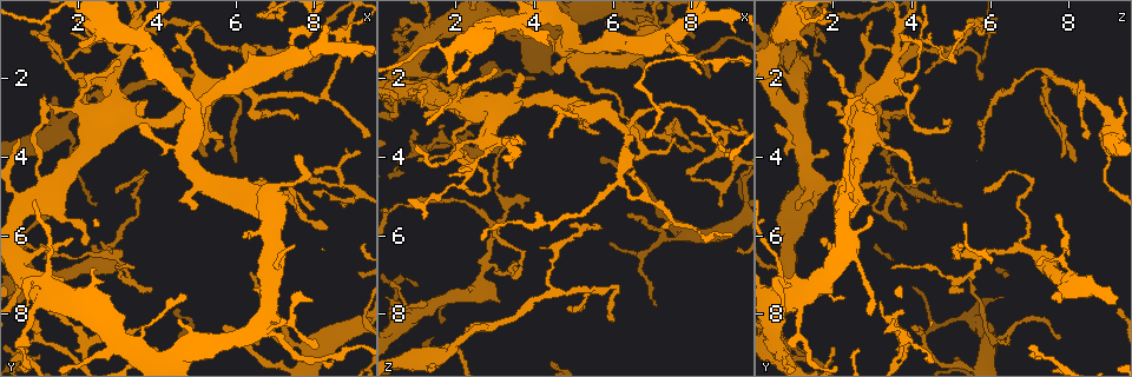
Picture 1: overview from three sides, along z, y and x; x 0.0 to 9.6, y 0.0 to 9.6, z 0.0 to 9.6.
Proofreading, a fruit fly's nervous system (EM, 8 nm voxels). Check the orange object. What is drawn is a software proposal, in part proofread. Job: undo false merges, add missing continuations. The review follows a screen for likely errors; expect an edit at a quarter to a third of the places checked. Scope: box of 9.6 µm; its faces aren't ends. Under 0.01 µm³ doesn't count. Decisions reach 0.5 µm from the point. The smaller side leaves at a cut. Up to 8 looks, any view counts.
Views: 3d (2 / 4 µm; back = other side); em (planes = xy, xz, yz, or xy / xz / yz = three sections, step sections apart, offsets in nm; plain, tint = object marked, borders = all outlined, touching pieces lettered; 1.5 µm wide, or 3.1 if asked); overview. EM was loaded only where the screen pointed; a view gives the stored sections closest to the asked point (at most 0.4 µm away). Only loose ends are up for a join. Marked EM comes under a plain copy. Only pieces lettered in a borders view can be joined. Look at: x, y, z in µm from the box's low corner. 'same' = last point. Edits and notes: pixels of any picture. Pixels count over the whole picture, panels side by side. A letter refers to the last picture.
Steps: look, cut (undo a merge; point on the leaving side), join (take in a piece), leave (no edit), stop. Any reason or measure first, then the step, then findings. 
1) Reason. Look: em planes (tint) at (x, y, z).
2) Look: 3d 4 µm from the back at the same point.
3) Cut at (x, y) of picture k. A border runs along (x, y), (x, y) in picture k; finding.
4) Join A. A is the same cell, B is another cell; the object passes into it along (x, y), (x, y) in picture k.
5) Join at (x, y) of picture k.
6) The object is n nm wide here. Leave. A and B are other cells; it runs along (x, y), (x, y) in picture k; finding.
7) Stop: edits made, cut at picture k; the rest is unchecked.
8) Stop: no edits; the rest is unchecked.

Branch point. Look: em xz step 8 (tint) at (8.10, 8.80, 6.00).

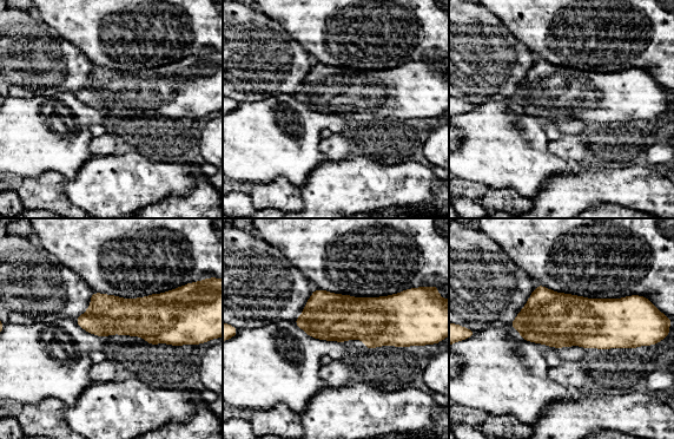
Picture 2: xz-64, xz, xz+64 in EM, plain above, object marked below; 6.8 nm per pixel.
Cut it another way. Look: em planes (borders) at the same point.

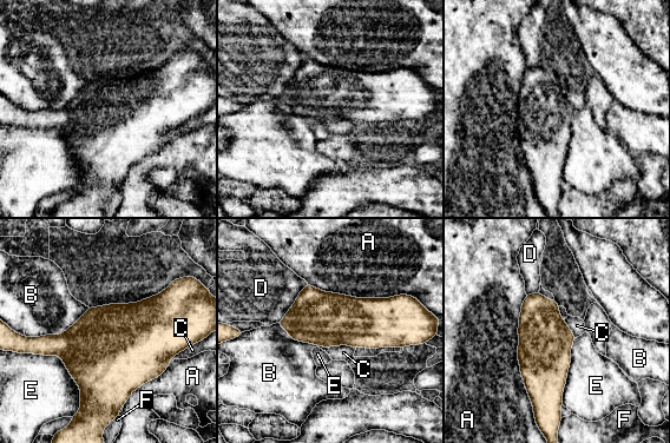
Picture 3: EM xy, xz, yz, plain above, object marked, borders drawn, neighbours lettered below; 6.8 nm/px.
Leave. A, B, C, D, E and F are other cells; one neuron here.

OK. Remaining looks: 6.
A narrow waist. Look: em planes (borders) at (9.00, 4.80, 4.00).

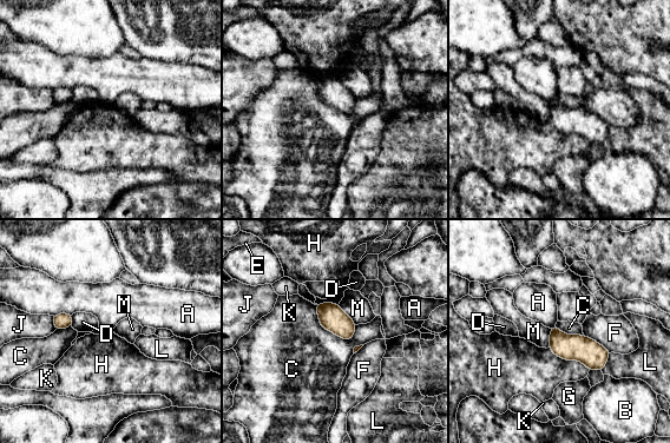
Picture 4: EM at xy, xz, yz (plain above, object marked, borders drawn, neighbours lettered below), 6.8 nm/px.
Leave. A, B, C, D, E, F, G, H, J, K, L and M are other cells; a border runs along (315, 305), (323, 328), (354, 336) in picture 4; one neuron here.

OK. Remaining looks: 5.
Looks like a crossing. Look: em xz step 4 (tint) at (5.20, 2.30, 2.85).

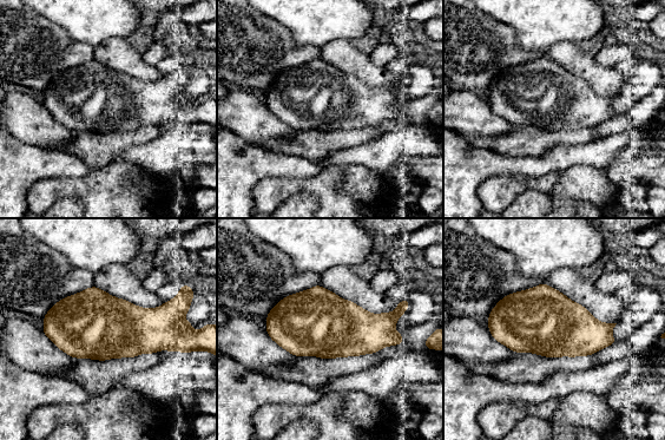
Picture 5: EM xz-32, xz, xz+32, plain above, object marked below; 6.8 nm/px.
Cut it another way. Look: em planes (borders) at the same point.

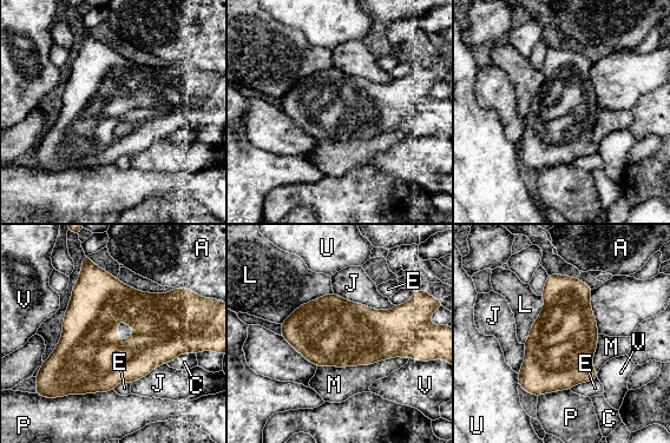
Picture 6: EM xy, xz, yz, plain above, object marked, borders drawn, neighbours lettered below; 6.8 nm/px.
Leave. A, C, E, J, L, M, P, U and V are other cells; a border runs along (408, 358), (317, 367) in picture 6; one neuron here.

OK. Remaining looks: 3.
Branch stops here. Look: em xz step 8 (borders) at (3.65, 2.65, 1.85).

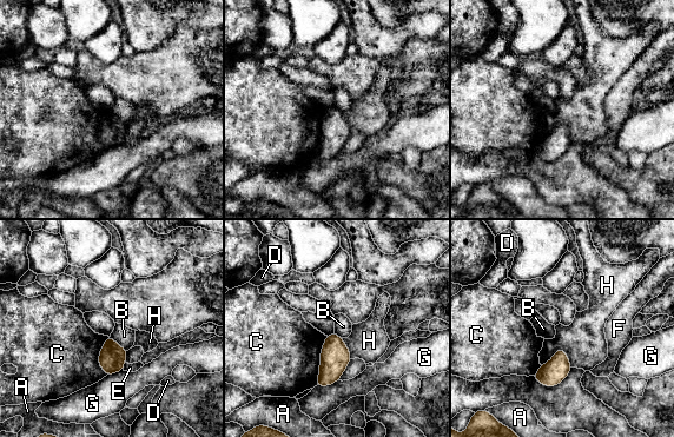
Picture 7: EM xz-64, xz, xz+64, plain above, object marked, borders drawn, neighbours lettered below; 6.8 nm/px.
Look: em planes (borders) at the same point.

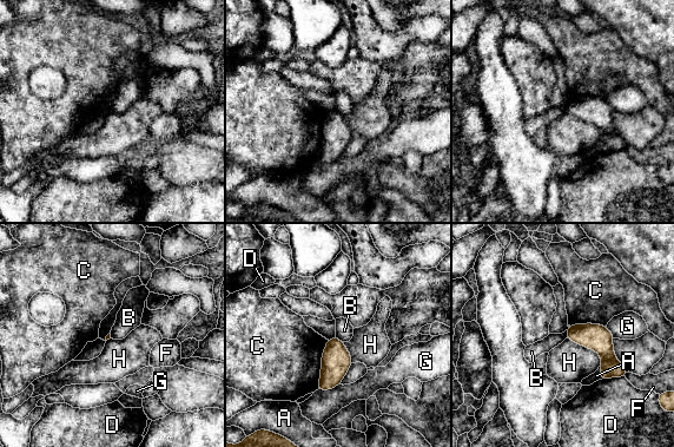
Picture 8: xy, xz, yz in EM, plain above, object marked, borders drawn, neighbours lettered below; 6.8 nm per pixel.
Leave. A, B, C, D, F, G and H are other cells; a border runs along (566, 330), (567, 337) in picture 8; no lettered piece goes on from it.

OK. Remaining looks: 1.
Stop: no edits; the rest is unchecked.

